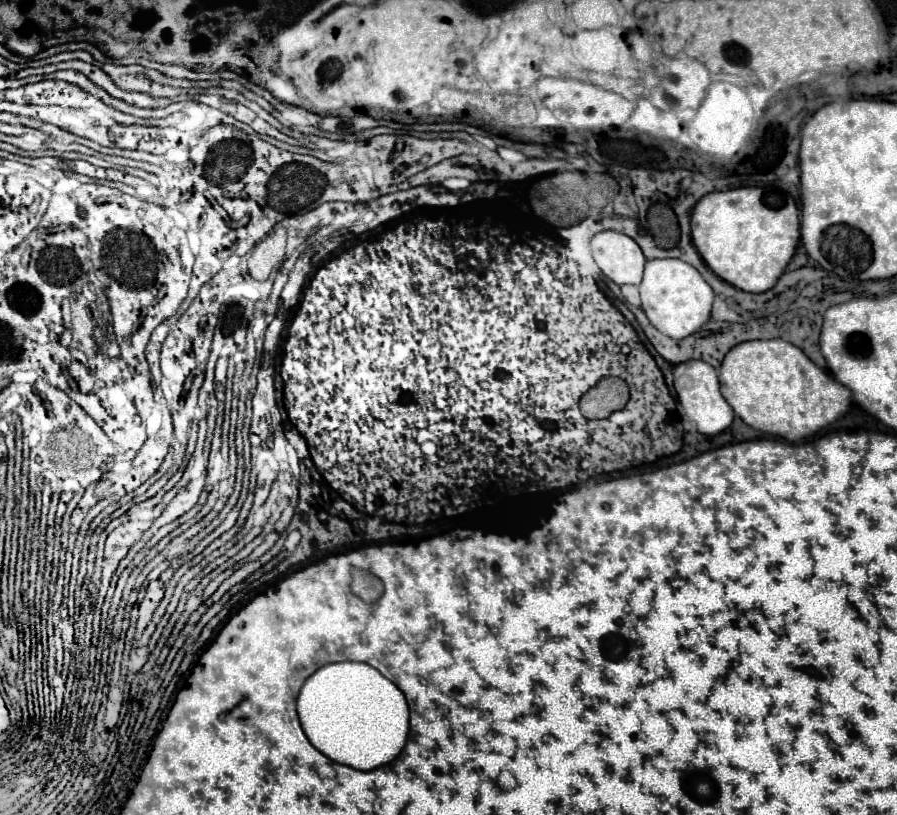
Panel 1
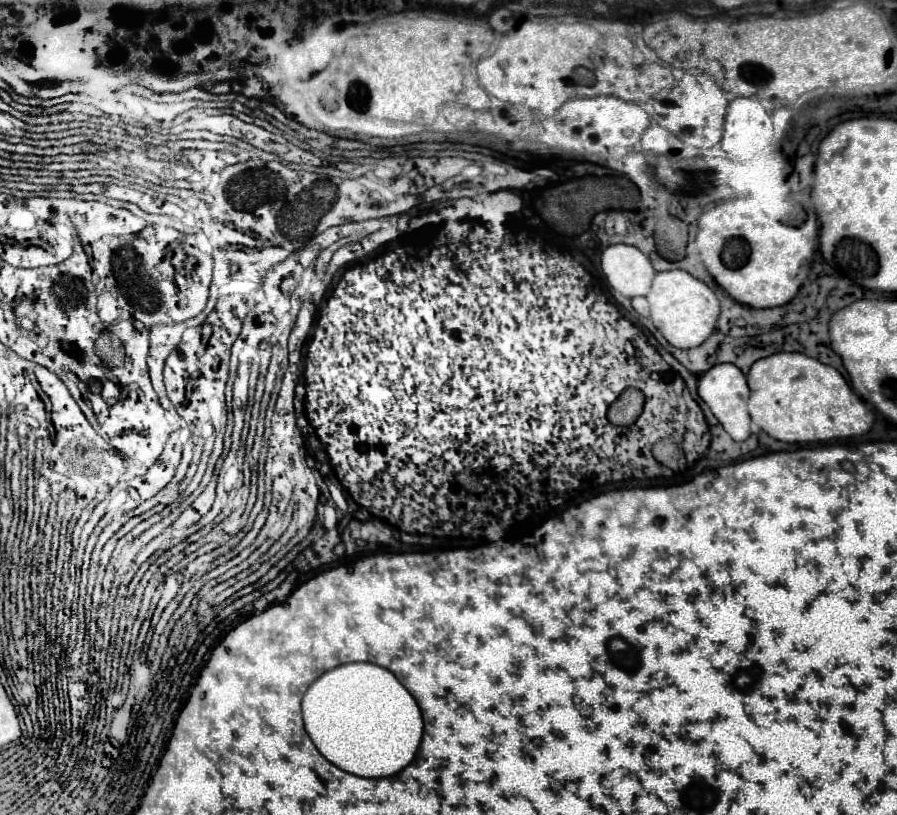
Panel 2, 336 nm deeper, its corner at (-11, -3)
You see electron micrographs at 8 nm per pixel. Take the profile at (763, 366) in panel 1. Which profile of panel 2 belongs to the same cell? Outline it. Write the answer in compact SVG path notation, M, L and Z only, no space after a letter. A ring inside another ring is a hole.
M774 353L756 361L748 373L748 387L752 391L748 401L748 413L752 421L760 425L770 437L784 443L812 443L858 437L868 433L874 423L874 411L852 391L842 373L804 353Z

